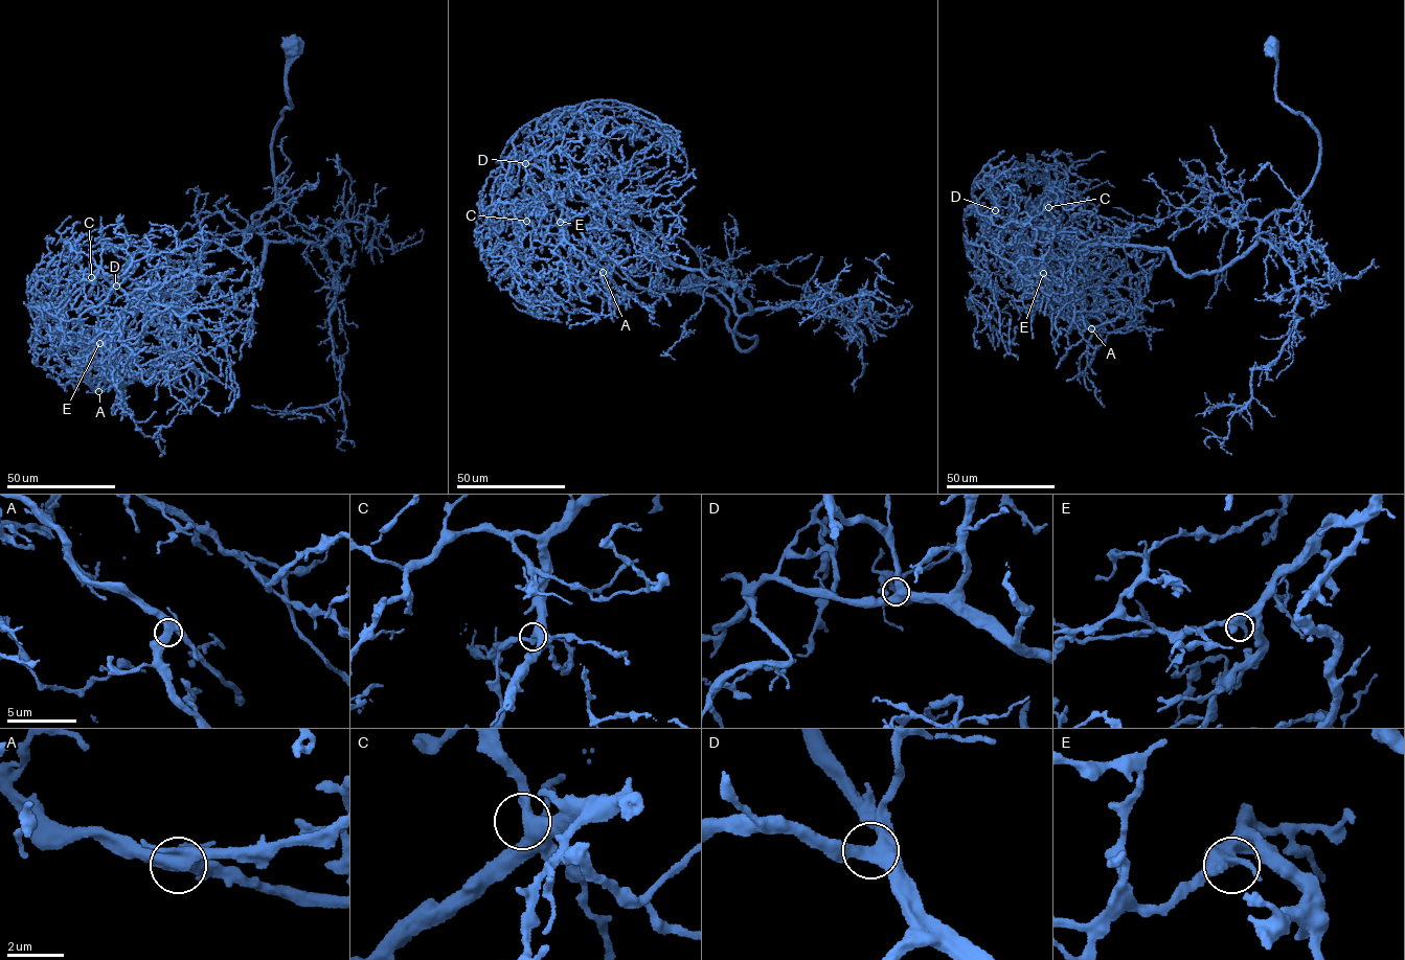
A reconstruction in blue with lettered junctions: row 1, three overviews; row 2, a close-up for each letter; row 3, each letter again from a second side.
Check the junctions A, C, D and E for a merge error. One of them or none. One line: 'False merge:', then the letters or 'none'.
False merge: none

